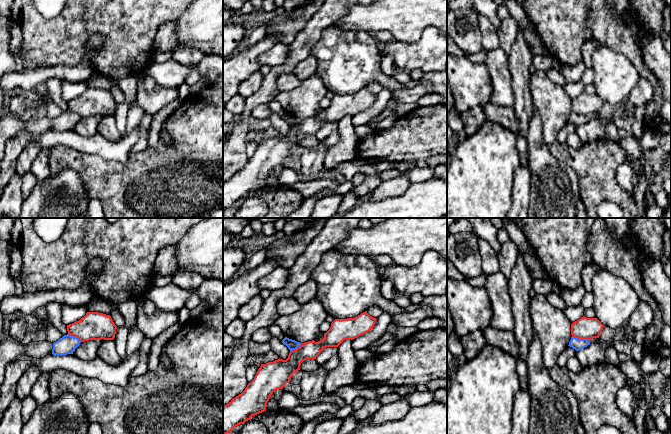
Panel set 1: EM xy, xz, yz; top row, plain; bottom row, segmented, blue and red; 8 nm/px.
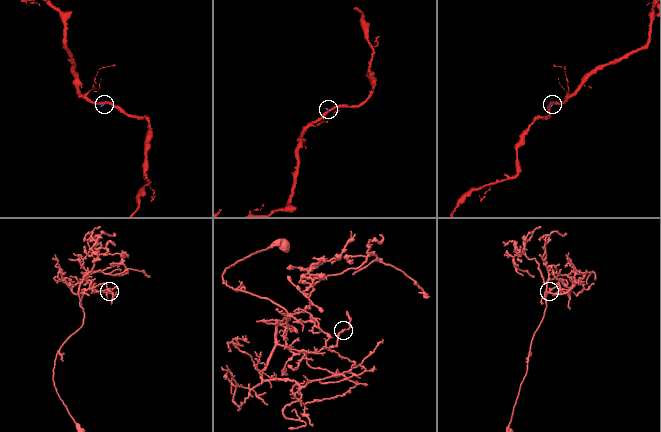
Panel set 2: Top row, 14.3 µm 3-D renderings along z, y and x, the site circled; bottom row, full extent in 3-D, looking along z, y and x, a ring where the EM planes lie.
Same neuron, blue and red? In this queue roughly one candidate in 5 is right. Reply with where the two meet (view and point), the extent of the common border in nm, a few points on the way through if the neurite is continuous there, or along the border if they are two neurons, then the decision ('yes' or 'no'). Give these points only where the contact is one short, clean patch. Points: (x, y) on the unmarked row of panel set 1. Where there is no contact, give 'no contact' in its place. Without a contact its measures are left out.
contact yz (580, 115); length 140 nm; border yz (572, 112), (588, 116); no

